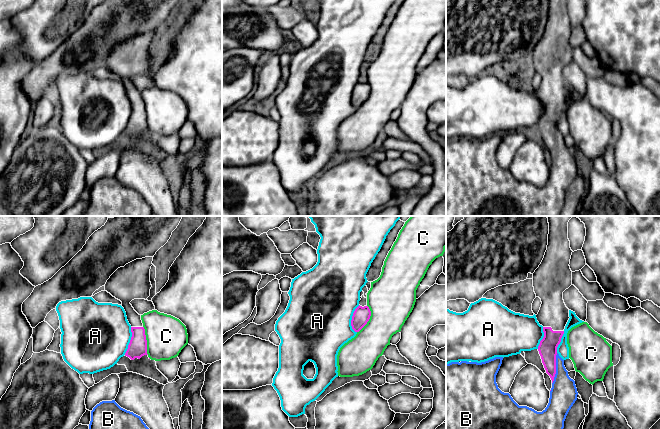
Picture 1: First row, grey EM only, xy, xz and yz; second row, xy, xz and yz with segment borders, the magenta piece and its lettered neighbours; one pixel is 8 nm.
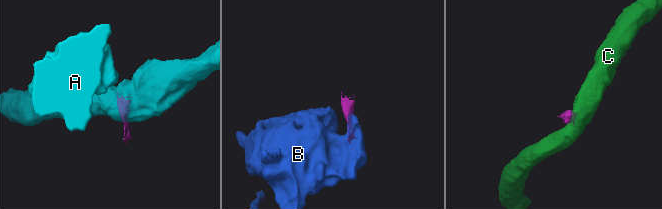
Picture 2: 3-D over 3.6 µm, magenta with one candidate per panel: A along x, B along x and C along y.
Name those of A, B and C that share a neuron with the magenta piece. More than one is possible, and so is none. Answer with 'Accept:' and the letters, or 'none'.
Accept: B

